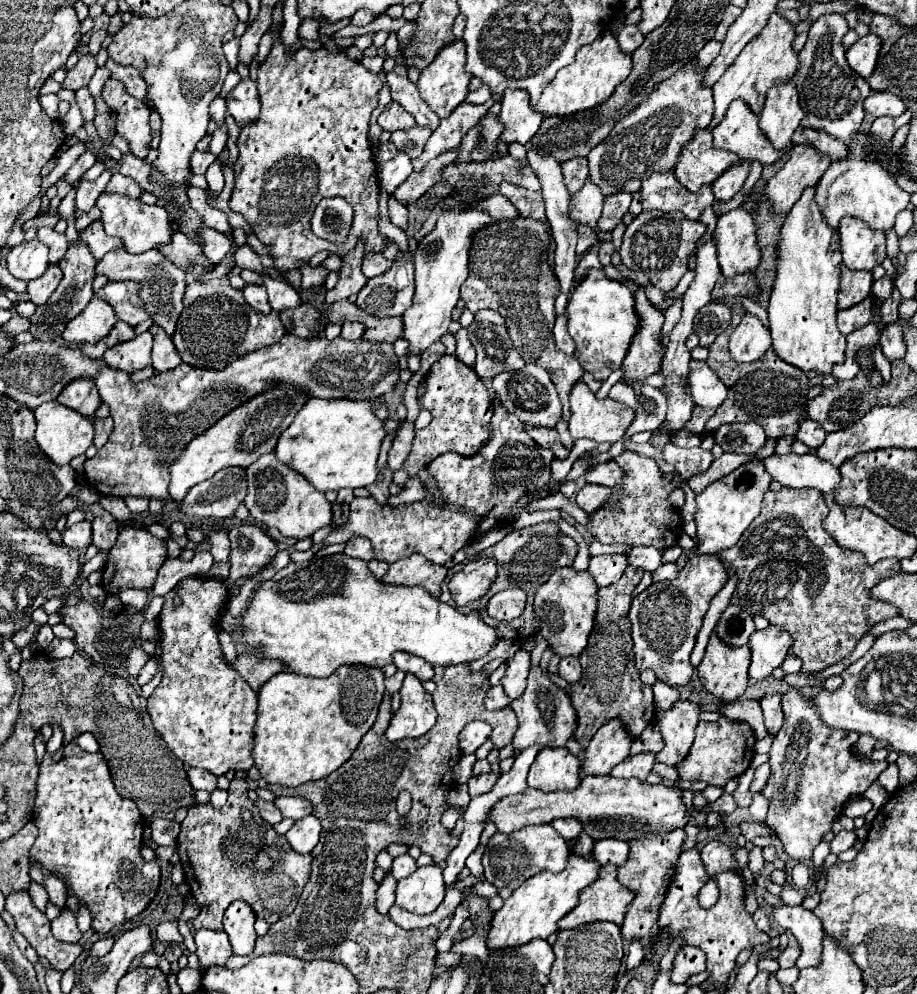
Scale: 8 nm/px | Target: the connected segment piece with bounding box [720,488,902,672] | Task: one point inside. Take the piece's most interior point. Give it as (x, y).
(791, 572)

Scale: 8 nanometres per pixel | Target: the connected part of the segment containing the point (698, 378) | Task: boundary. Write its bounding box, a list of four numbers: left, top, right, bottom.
[690,362,726,408]

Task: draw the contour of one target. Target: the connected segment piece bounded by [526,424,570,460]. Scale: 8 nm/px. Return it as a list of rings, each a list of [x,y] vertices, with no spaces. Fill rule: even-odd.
[[[526,424],[526,432],[530,434],[530,438],[542,446],[542,448],[548,448],[554,452],[554,458],[558,460],[564,460],[570,452],[560,444],[560,438],[558,438],[558,432],[554,428],[540,428],[540,426],[528,426]]]

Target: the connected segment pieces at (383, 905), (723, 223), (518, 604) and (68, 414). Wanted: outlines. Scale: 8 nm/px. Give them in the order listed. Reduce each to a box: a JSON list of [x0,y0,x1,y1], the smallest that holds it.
[[376,872,396,914],[716,208,760,276],[488,590,526,620],[34,402,94,466]]

